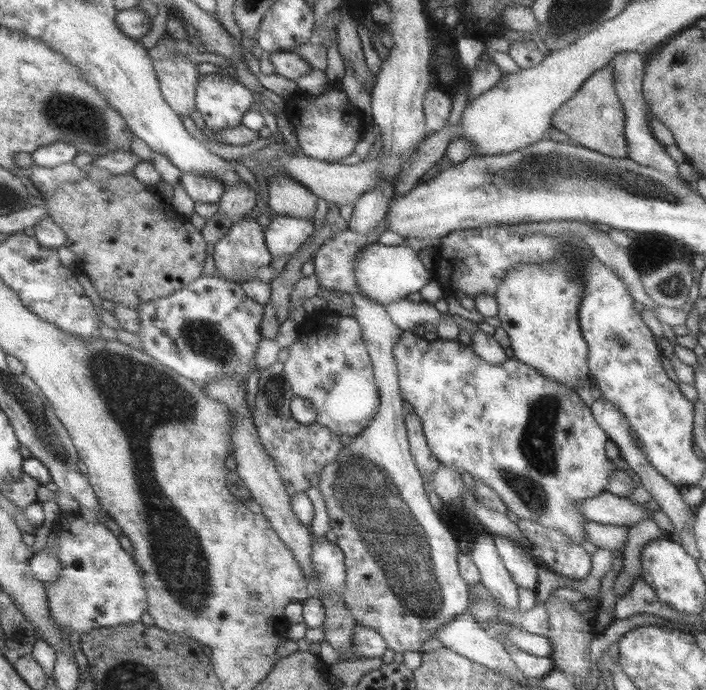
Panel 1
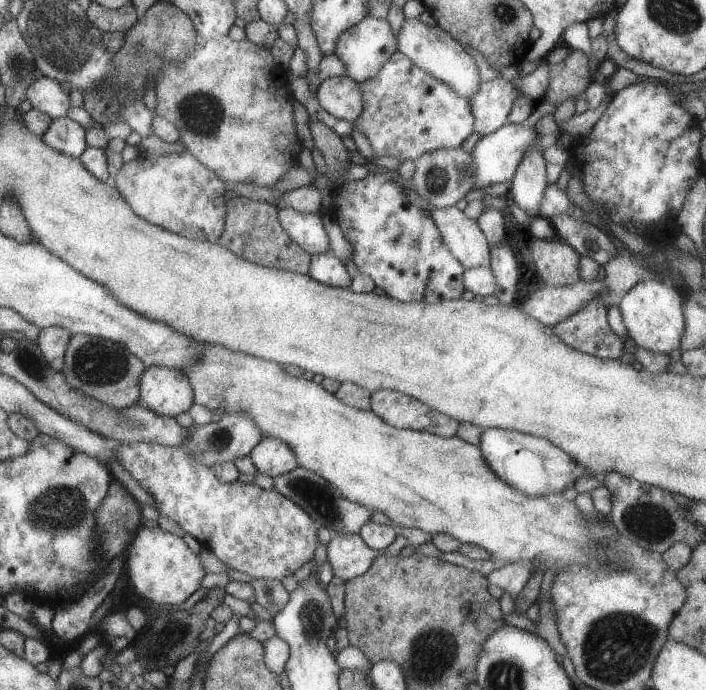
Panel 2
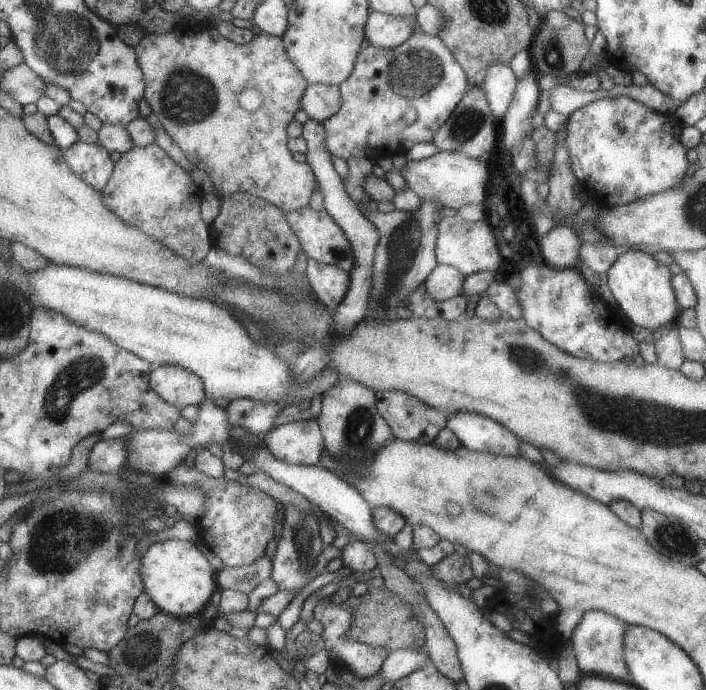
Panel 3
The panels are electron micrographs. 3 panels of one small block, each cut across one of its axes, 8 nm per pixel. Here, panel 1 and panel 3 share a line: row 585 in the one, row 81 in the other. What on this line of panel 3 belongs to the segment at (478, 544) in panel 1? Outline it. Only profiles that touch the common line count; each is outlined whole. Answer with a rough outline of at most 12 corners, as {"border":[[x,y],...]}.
{"border":[[490,64],[482,87],[498,122],[516,94],[510,66]]}

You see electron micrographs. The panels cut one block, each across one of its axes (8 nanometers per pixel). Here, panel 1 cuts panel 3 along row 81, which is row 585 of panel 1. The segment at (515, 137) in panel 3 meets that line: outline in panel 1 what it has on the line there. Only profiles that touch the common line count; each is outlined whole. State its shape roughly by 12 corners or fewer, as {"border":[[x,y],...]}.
{"border":[[494,537],[500,559],[519,587],[538,588],[533,556],[506,537]]}

